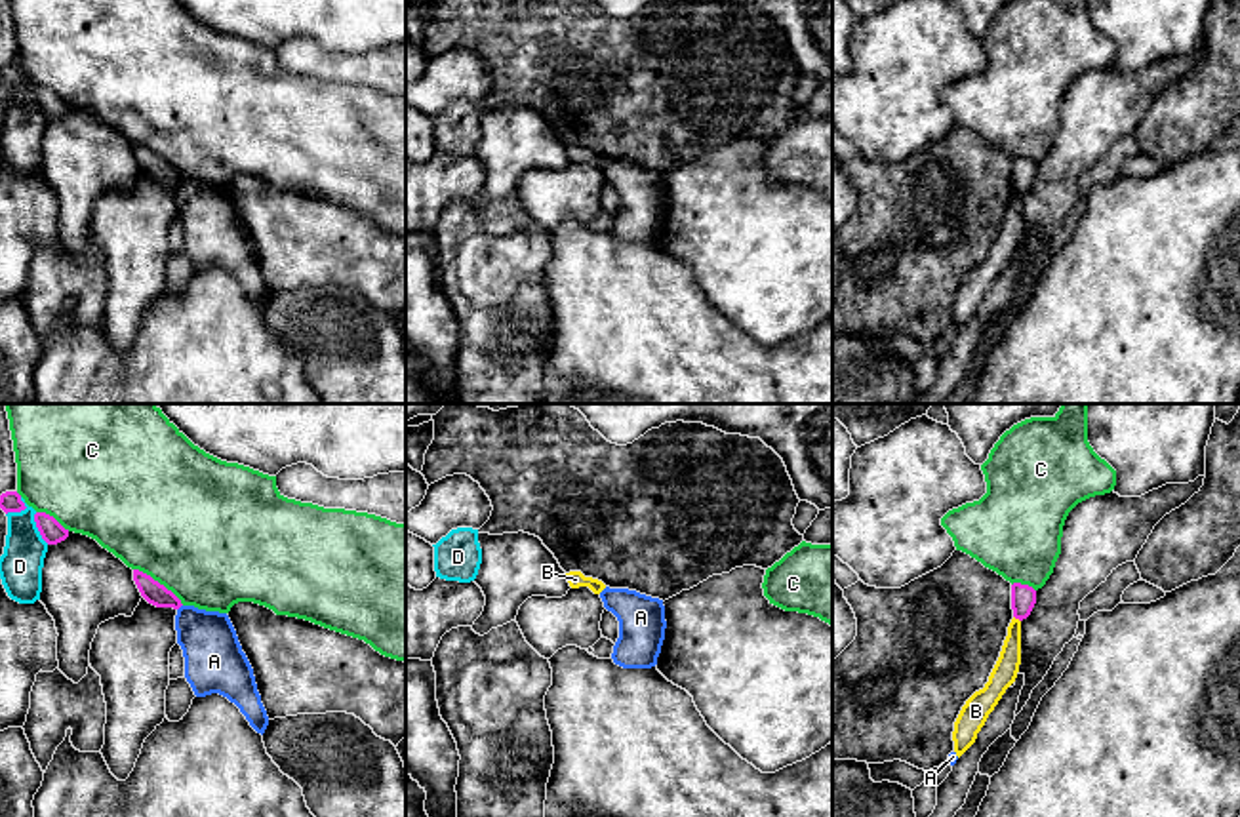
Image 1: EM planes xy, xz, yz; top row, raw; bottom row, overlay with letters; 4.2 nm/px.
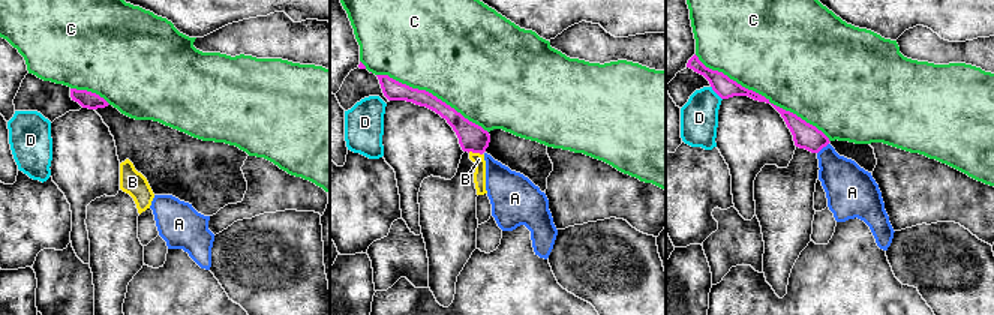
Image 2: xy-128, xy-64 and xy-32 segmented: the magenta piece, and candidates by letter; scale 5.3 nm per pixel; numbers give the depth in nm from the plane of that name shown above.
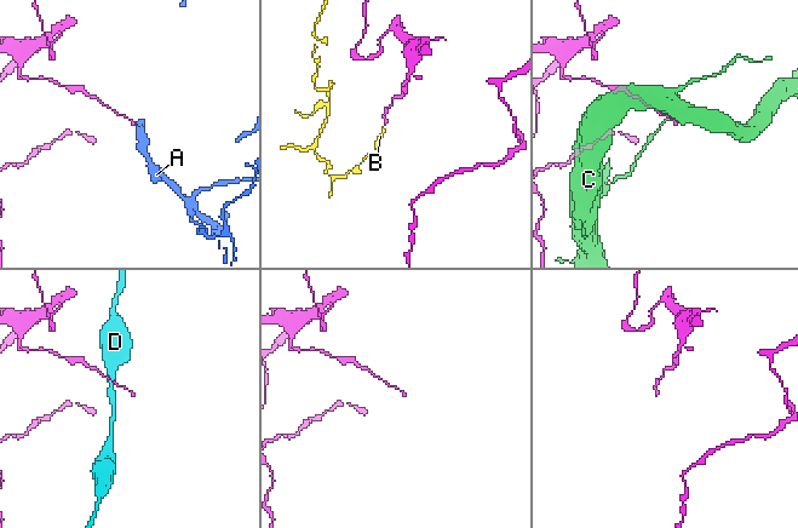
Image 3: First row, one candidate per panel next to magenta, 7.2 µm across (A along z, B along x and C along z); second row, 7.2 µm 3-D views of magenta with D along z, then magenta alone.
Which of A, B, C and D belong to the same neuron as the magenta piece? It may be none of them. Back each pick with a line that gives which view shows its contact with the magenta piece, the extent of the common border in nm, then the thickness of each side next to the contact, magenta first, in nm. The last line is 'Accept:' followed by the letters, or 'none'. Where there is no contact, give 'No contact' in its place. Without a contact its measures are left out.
Accept: none

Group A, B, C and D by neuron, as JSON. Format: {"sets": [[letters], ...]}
{"sets": [["A"], ["B"], ["C"], ["D"]]}

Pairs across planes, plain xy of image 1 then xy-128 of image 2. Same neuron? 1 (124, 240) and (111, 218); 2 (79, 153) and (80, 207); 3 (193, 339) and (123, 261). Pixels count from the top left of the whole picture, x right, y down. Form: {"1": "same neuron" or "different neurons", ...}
{"1": "same neuron", "2": "same neuron", "3": "different neurons"}

